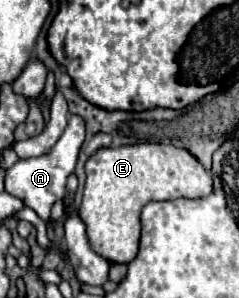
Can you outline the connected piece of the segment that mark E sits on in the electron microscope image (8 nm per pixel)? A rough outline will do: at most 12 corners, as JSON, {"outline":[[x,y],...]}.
{"outline":[[100,148],[78,212],[92,250],[128,264],[148,202],[204,198],[184,148]]}

